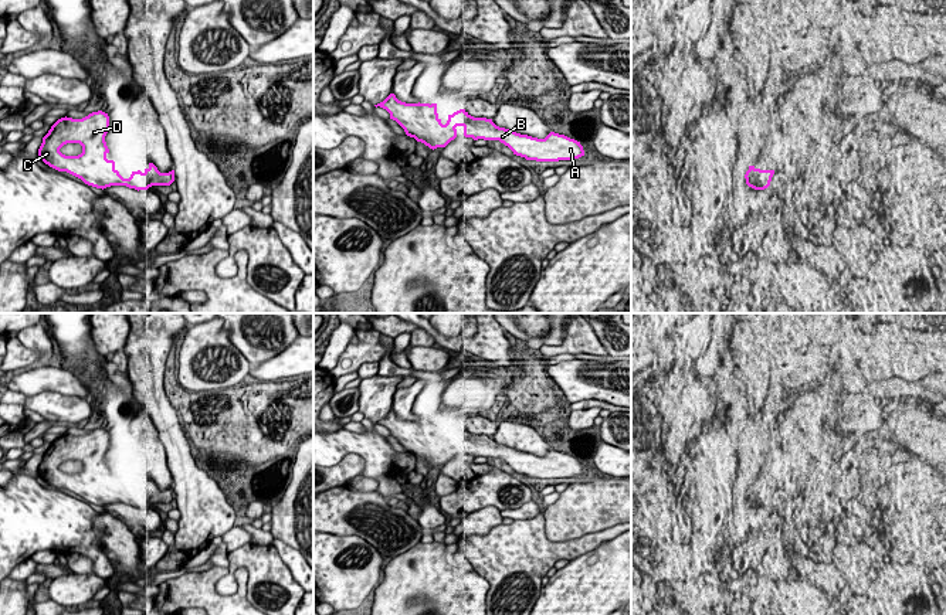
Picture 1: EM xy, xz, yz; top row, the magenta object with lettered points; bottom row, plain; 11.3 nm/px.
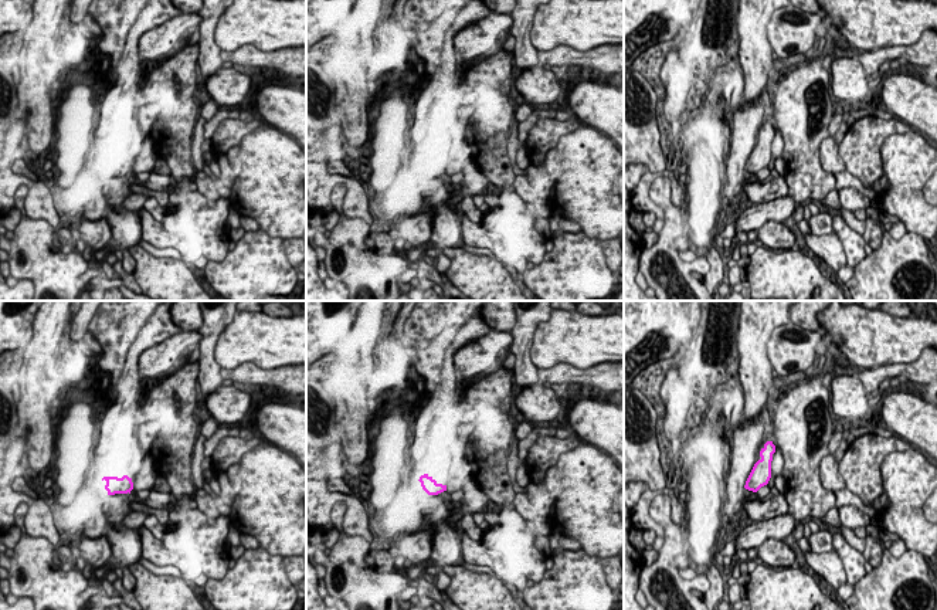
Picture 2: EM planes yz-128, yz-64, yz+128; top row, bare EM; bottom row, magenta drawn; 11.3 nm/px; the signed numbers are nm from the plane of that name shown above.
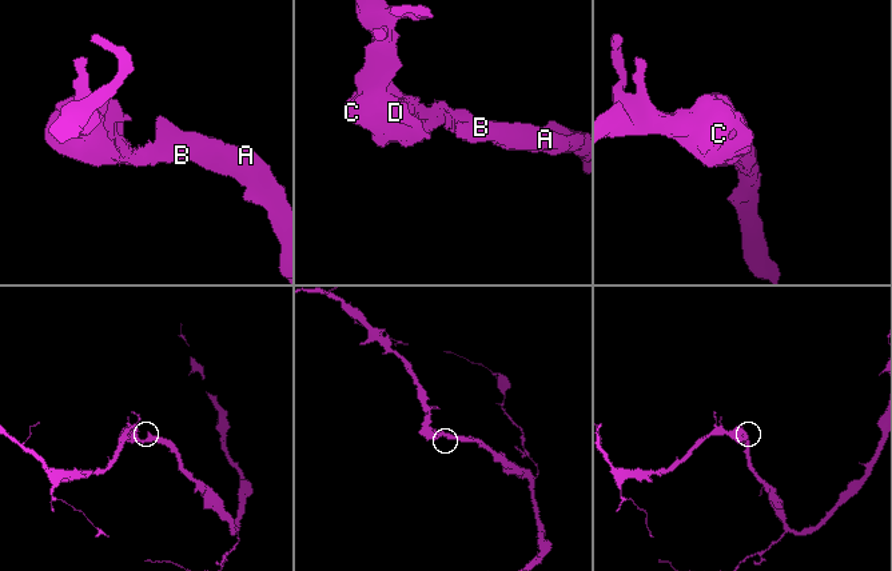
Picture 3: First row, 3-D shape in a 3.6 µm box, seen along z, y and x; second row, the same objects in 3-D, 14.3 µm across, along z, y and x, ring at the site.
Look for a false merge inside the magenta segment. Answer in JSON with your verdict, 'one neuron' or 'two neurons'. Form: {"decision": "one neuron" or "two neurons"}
{"decision": "one neuron"}

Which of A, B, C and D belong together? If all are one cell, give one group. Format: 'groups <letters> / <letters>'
groups A B C D

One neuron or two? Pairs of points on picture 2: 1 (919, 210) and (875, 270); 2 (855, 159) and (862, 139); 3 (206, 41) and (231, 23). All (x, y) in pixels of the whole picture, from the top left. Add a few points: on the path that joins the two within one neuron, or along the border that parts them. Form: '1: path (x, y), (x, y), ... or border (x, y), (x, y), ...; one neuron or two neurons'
1: border (907, 230), (922, 237); two neurons
2: path (859, 155), (862, 143); one neuron
3: border (223, 14), (214, 31), (214, 43), (220, 50); two neurons

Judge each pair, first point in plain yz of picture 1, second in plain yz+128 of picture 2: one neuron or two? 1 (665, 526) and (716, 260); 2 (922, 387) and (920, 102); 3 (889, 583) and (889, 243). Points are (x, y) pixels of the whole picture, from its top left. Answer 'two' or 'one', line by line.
1: two
2: two
3: one

